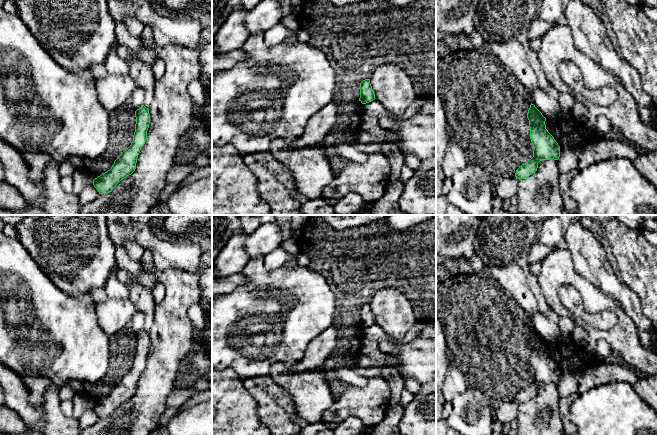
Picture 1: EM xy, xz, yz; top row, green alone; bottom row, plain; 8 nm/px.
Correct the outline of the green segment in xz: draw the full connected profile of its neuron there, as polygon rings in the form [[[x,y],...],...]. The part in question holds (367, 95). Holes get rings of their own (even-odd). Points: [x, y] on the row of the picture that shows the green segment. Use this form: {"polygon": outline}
{"polygon": [[[365,79],[360,83],[360,98],[362,104],[369,103],[375,99],[375,94],[372,89],[370,79]]]}

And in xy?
{"polygon": [[[143,105],[135,111],[135,117],[135,132],[131,145],[121,152],[110,170],[93,180],[93,185],[99,194],[111,192],[121,180],[131,175],[136,169],[138,155],[147,140],[150,124],[149,109]]]}

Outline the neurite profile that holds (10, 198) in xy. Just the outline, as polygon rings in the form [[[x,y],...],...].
[[[6,180],[0,181],[0,209],[17,211],[21,210],[25,204],[25,199],[16,187]]]

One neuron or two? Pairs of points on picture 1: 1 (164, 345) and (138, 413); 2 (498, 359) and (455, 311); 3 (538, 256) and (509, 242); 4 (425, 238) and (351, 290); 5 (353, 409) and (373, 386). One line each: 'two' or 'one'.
1: one
2: one
3: two
4: one
5: one

